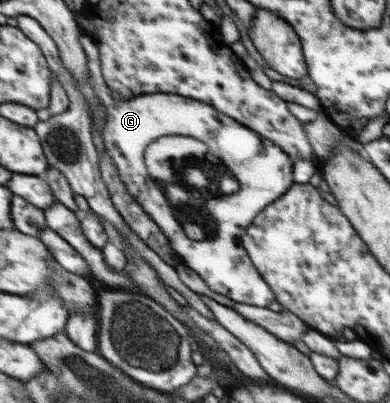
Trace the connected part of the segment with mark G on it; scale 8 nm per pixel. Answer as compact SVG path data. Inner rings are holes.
M84 31L80 33L80 41L86 50L93 90L106 108L106 125L102 131L104 148L116 164L126 190L150 214L162 233L165 233L170 247L180 258L181 266L188 266L193 274L199 274L213 292L223 294L237 303L261 308L269 306L276 300L274 292L248 257L242 238L253 219L268 204L285 194L294 183L292 158L280 146L235 122L233 118L217 112L214 106L205 106L206 102L171 93L136 95L128 100L115 99L102 75L97 43ZM173 134L193 136L205 142L211 154L217 156L240 182L239 192L231 196L221 196L221 200L207 202L215 224L215 236L207 238L205 242L187 242L187 231L179 219L173 218L173 208L160 183L147 171L144 157L147 146L159 136Z

